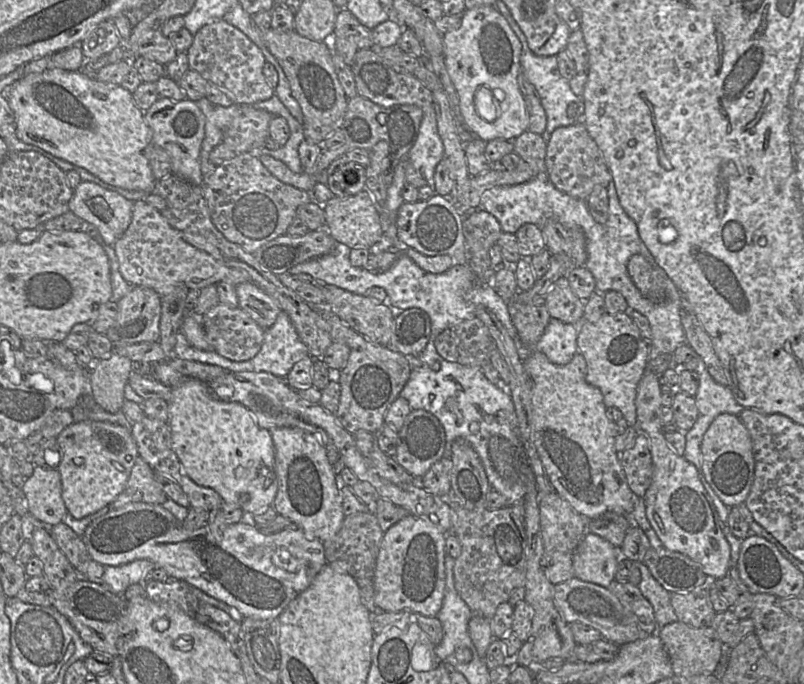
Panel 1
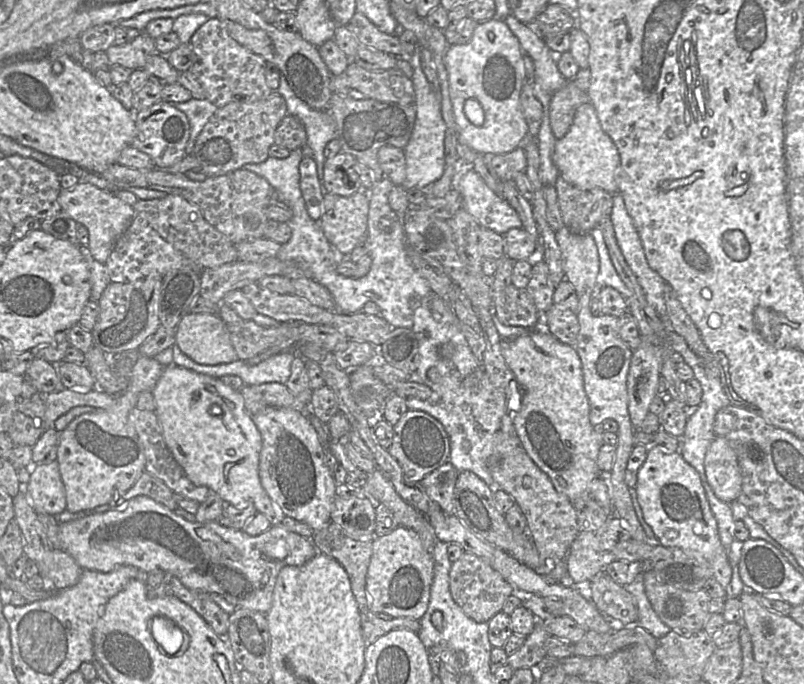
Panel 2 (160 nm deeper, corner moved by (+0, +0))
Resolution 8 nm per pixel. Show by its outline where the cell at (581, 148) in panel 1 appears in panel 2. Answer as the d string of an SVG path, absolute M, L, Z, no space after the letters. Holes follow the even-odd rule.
M560 175L555 188L565 226L574 233L589 233L604 218L610 218L613 195L601 188L581 190Z

